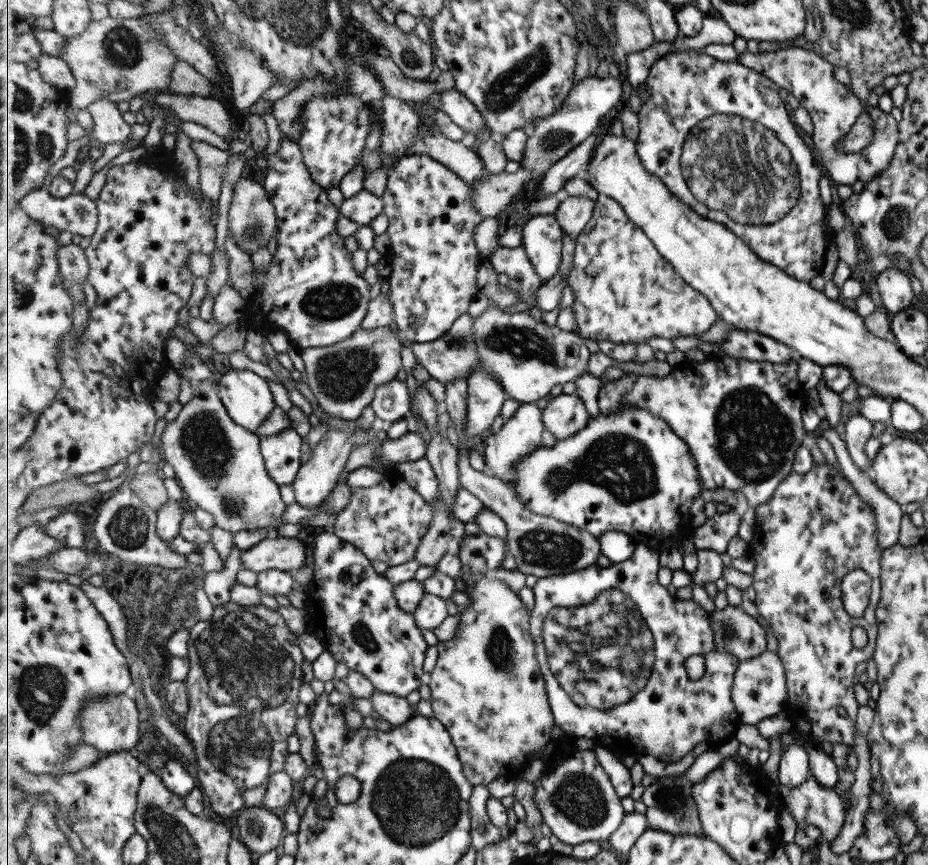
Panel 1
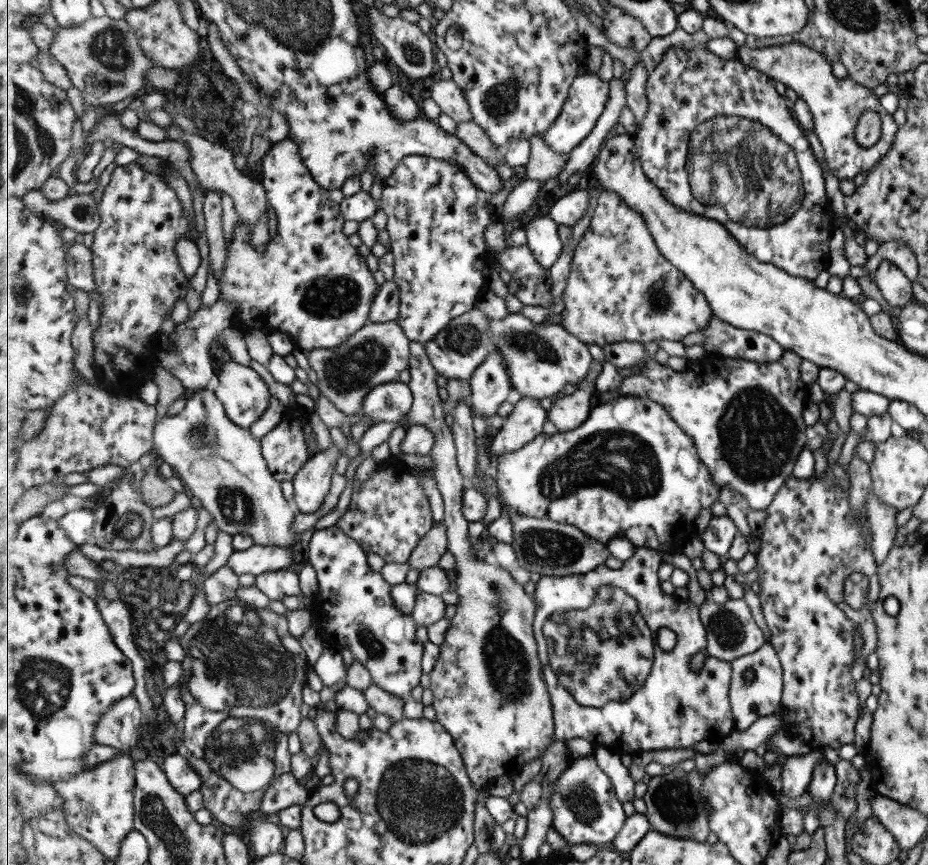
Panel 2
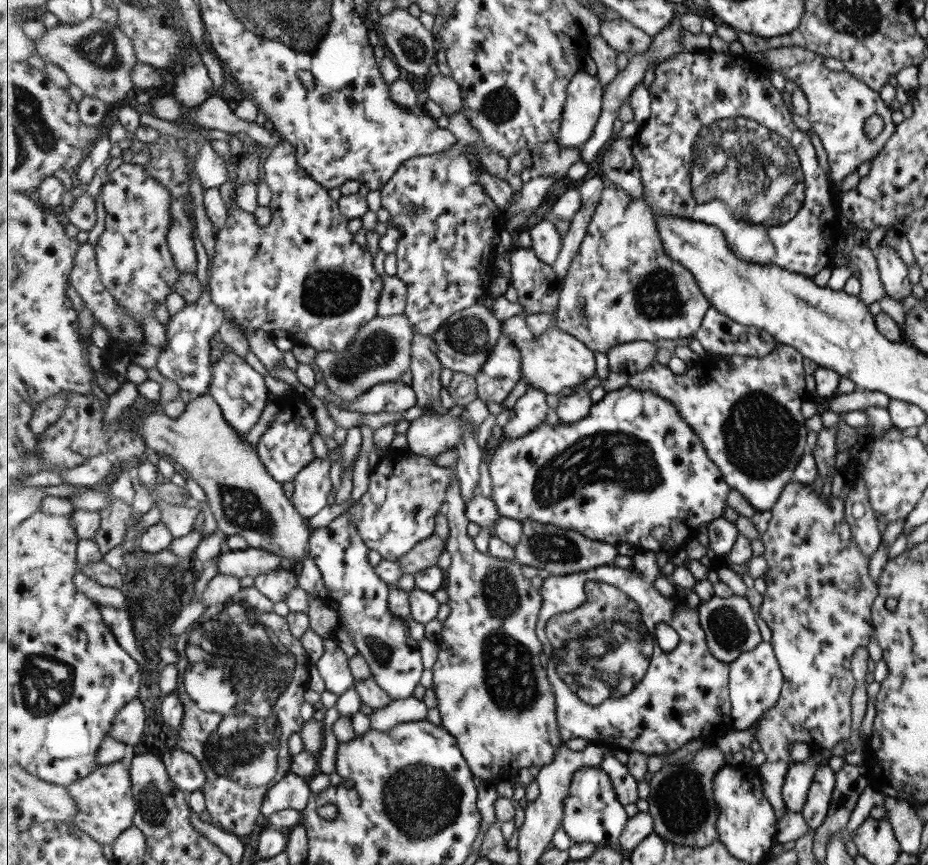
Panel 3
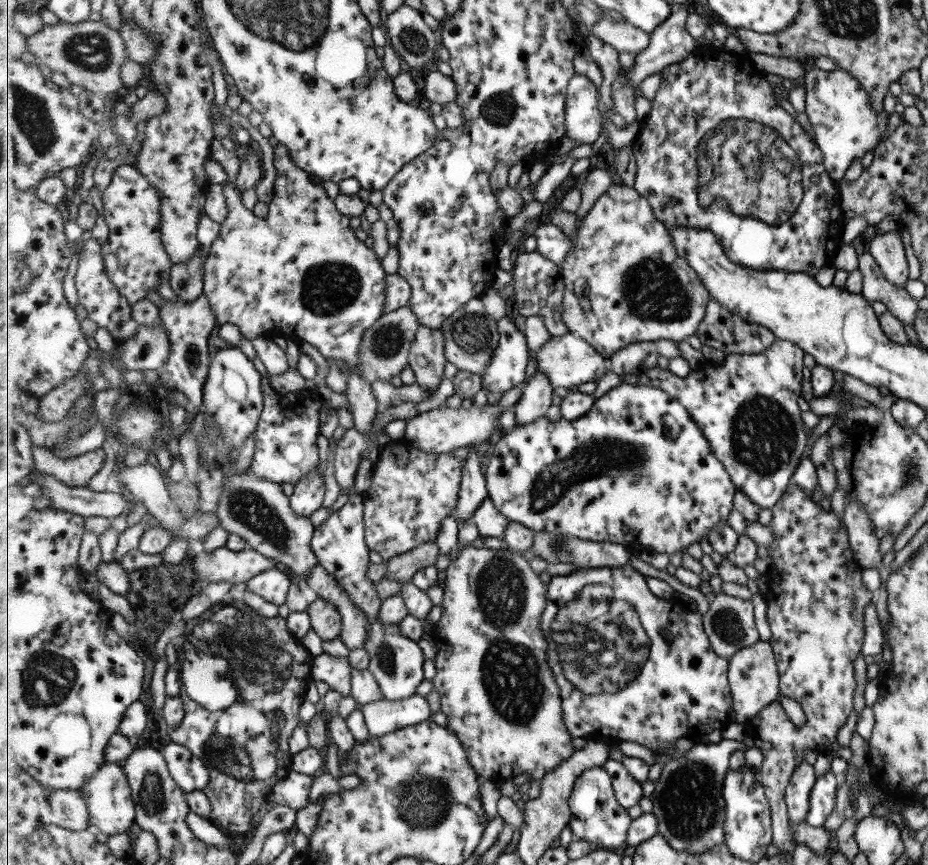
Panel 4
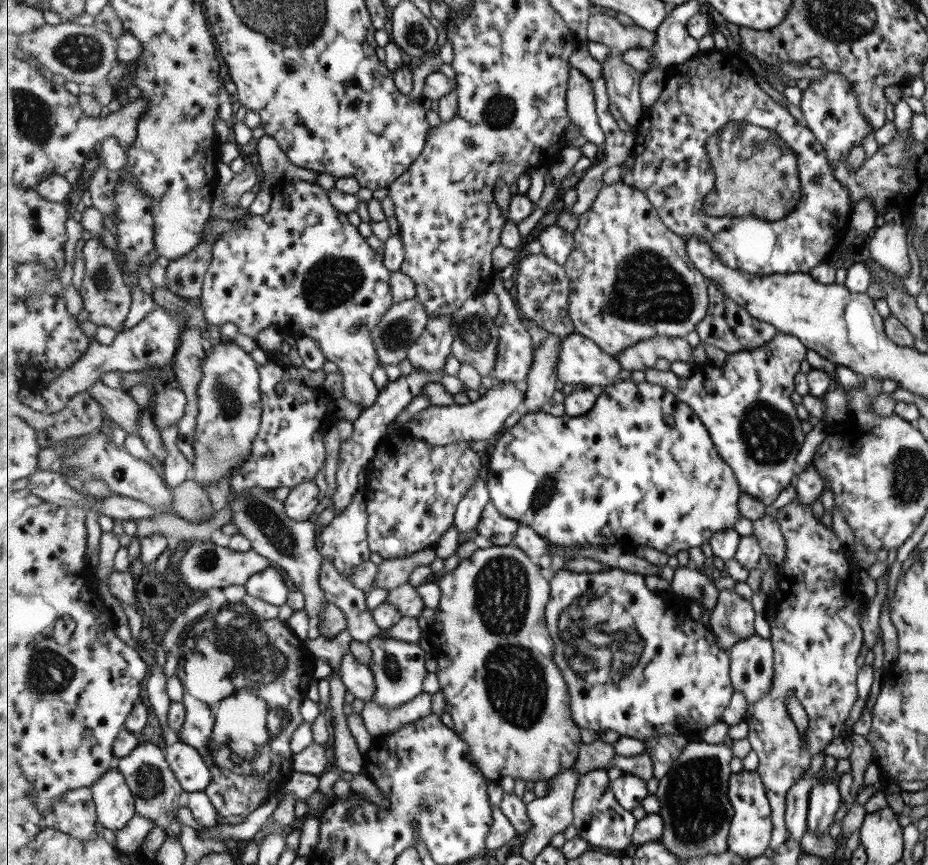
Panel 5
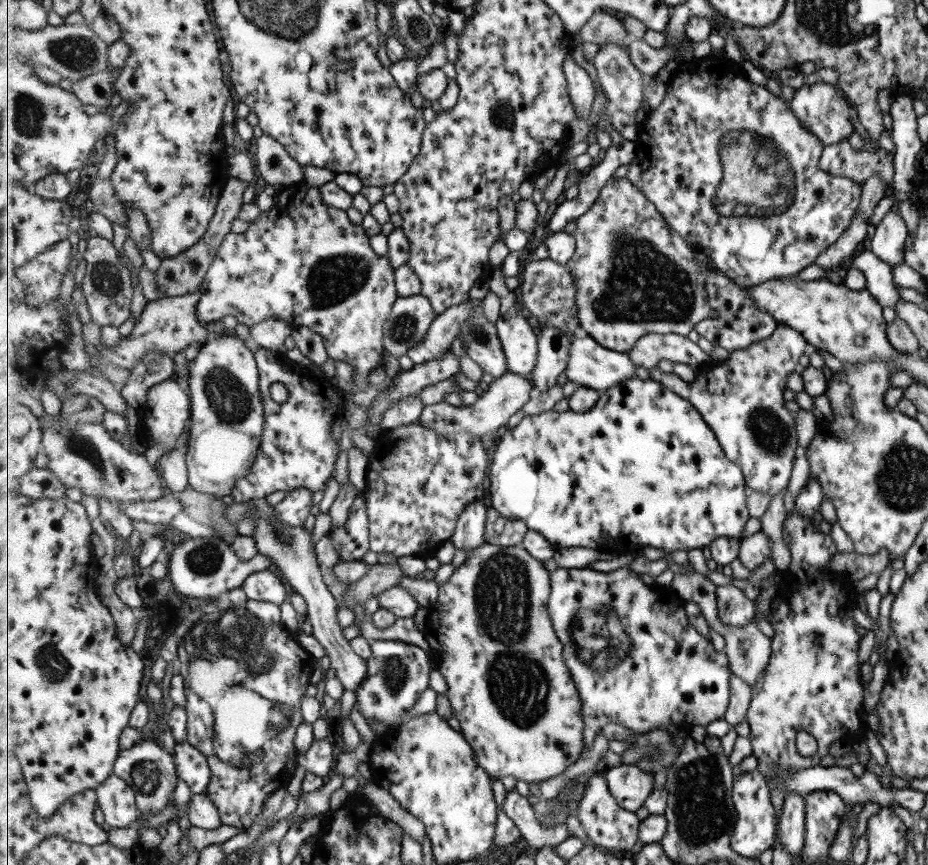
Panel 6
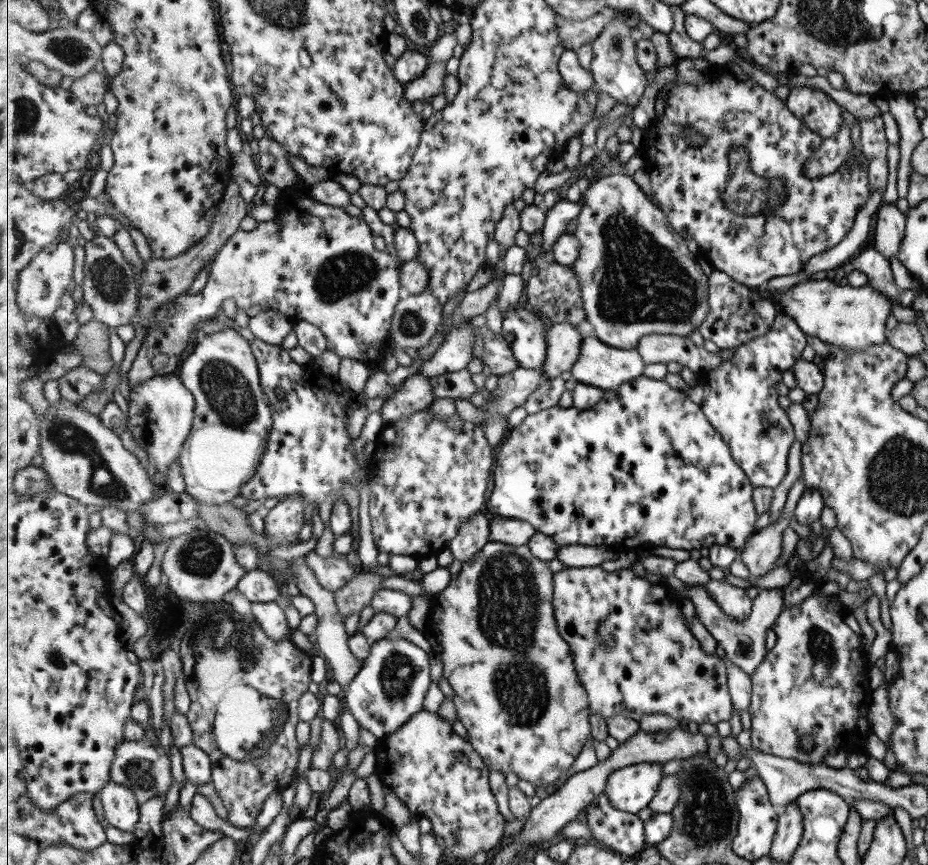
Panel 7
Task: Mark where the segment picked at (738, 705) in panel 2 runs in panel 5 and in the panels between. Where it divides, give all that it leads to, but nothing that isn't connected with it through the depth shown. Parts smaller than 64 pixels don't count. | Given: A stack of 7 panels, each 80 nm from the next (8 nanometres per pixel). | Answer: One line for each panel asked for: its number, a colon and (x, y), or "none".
3: (755, 680)
4: (753, 674)
5: (751, 661)

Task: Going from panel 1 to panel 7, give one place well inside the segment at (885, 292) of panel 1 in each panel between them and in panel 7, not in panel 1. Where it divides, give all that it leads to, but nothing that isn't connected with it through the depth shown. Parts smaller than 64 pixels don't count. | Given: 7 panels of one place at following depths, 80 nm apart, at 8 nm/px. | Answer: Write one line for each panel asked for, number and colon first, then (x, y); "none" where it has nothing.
2: (895, 288)
3: (892, 272)
4: (886, 249)
5: (887, 248)
6: (887, 243)
7: (888, 232)

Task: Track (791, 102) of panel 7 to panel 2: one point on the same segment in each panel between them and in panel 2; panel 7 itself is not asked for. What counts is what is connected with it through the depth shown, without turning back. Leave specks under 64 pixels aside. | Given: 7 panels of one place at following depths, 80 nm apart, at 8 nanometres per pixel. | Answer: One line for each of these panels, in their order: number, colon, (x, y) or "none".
2: (835, 104)
3: (837, 103)
4: (845, 125)
5: (830, 108)
6: (822, 107)

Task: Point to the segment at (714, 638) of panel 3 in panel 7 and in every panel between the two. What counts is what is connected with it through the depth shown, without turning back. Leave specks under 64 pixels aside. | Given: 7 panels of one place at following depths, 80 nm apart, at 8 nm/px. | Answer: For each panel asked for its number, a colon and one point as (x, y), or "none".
4: (729, 622)
5: (733, 619)
6: (735, 608)
7: (736, 603)

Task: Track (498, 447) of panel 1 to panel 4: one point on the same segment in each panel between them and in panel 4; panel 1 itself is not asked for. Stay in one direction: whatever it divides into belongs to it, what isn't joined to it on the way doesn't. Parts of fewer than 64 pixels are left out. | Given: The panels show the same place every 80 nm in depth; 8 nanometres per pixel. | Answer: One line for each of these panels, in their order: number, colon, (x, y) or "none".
2: (522, 426)
3: (529, 412)
4: (537, 397)

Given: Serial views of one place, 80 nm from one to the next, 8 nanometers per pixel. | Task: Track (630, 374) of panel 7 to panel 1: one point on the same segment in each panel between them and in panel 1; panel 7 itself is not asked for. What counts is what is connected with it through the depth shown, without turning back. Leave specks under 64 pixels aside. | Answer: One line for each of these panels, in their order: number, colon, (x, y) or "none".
1: (531, 359)
2: (542, 359)
3: (556, 361)
4: (568, 361)
5: (581, 360)
6: (591, 364)

